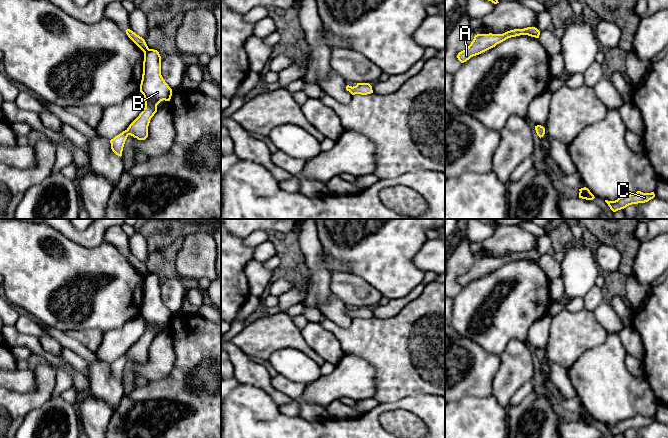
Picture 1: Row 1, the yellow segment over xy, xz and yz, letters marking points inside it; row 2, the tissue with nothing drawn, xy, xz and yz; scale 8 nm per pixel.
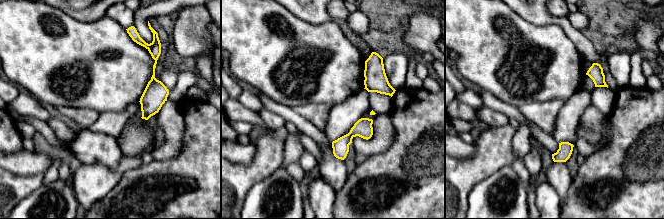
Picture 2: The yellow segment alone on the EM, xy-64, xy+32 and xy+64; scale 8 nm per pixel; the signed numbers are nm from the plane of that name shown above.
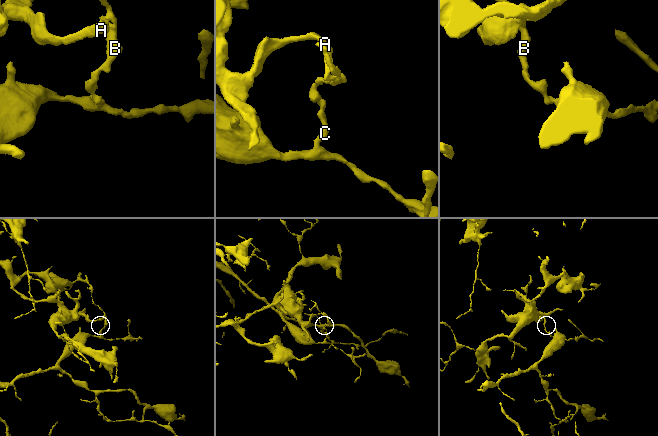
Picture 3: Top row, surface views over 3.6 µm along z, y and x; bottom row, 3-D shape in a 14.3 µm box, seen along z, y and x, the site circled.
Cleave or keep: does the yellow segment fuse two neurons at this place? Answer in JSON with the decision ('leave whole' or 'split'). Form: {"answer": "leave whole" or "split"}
{"answer": "split"}

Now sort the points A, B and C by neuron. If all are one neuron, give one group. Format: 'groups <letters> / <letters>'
groups A B / C

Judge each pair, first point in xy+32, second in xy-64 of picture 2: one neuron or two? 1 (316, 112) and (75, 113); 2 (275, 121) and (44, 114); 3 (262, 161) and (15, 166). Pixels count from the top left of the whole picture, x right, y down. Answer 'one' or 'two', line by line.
1: one
2: two
3: two

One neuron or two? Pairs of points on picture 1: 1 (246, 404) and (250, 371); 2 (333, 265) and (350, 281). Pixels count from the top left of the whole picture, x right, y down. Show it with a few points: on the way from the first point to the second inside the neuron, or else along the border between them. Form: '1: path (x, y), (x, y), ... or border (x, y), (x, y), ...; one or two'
1: border (239, 382), (259, 387), (269, 395); two
2: border (349, 272), (333, 272), (331, 274); two

